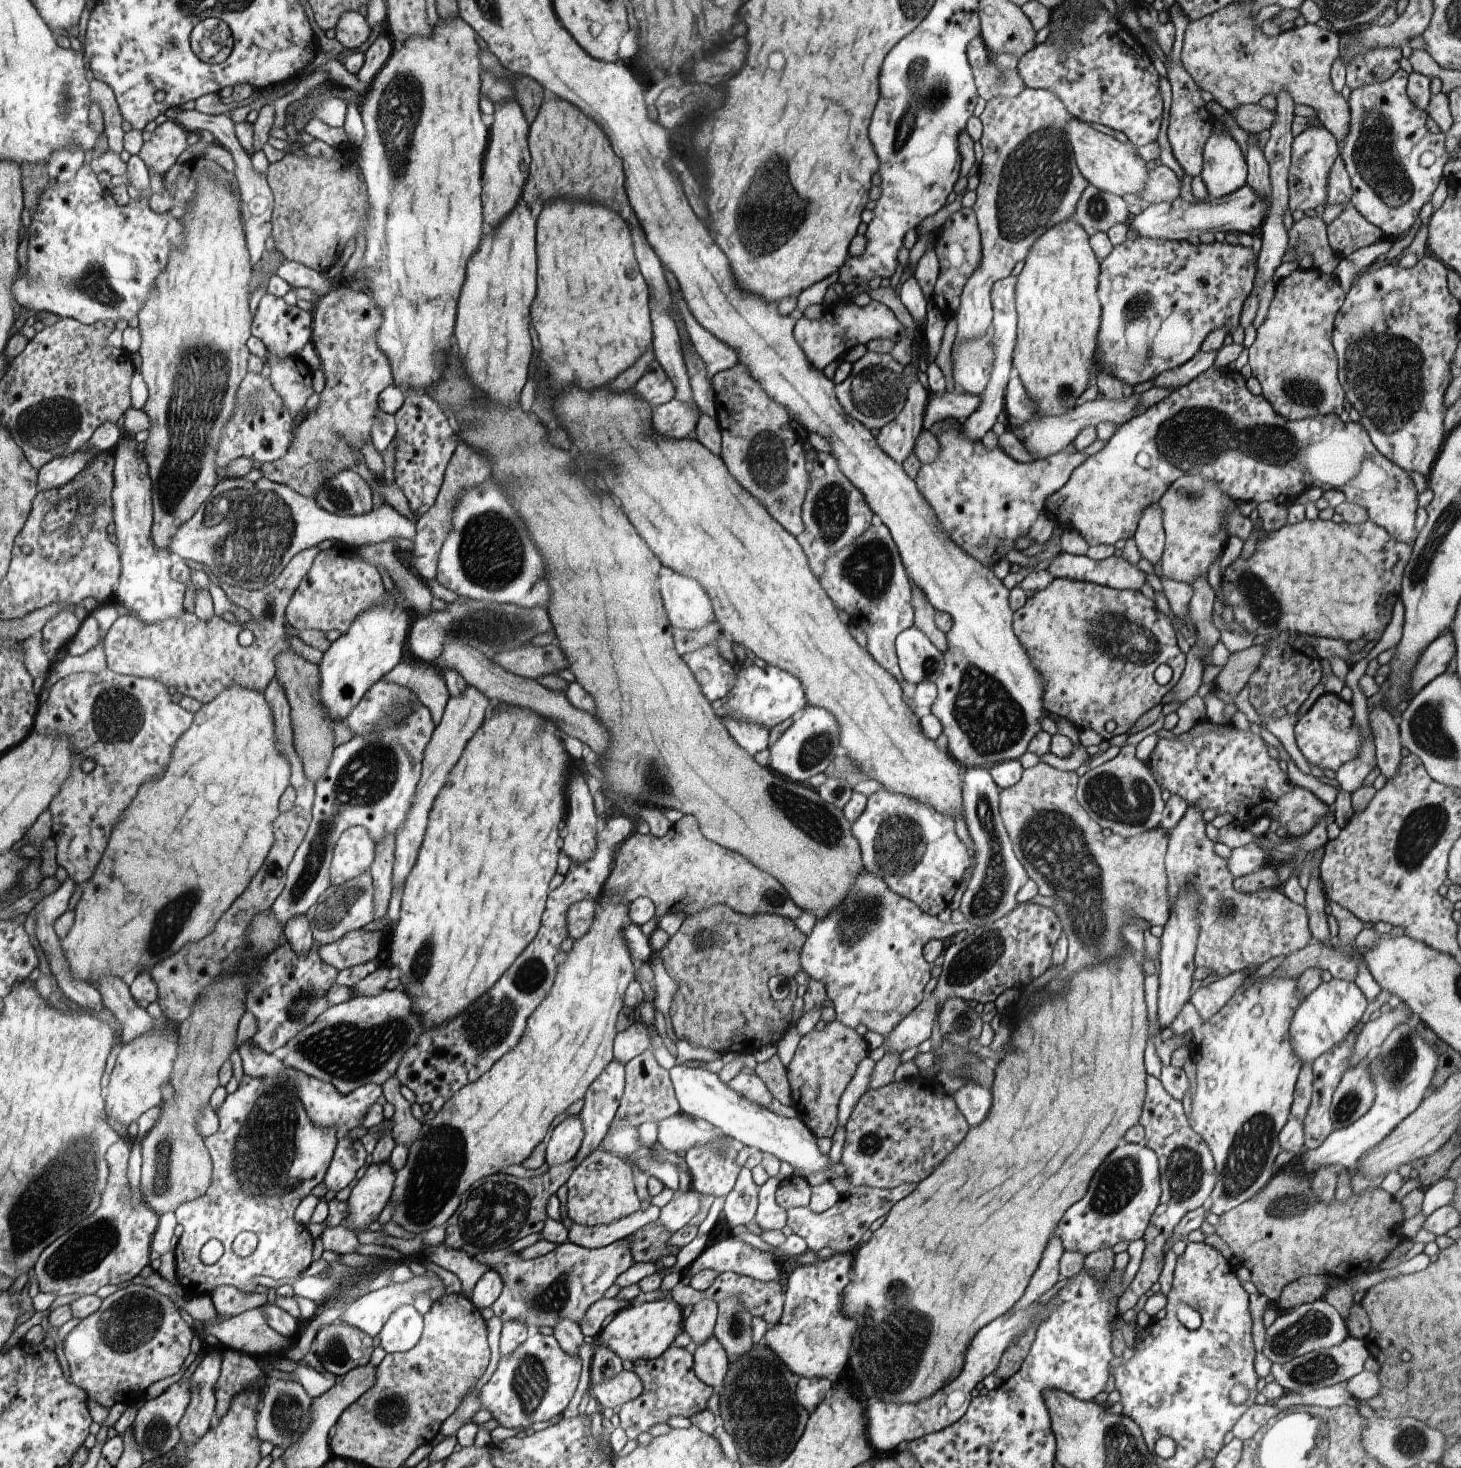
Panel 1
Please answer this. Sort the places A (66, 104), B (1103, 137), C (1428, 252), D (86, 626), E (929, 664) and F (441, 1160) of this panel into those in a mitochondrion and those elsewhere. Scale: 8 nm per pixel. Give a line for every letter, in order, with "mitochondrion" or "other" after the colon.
A: mitochondrion
B: other
C: other
D: other
E: mitochondrion
F: mitochondrion

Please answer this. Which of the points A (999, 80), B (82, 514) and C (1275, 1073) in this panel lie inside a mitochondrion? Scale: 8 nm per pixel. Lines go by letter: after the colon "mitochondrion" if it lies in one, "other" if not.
A: mitochondrion
B: mitochondrion
C: other

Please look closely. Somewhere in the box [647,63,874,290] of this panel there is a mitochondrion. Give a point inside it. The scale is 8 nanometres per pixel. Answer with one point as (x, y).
(762, 239)

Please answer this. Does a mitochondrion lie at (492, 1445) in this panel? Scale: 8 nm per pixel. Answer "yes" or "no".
no

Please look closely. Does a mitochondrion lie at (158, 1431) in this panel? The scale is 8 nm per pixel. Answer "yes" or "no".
yes

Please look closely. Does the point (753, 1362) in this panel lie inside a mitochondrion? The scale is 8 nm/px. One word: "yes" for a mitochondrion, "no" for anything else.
yes

